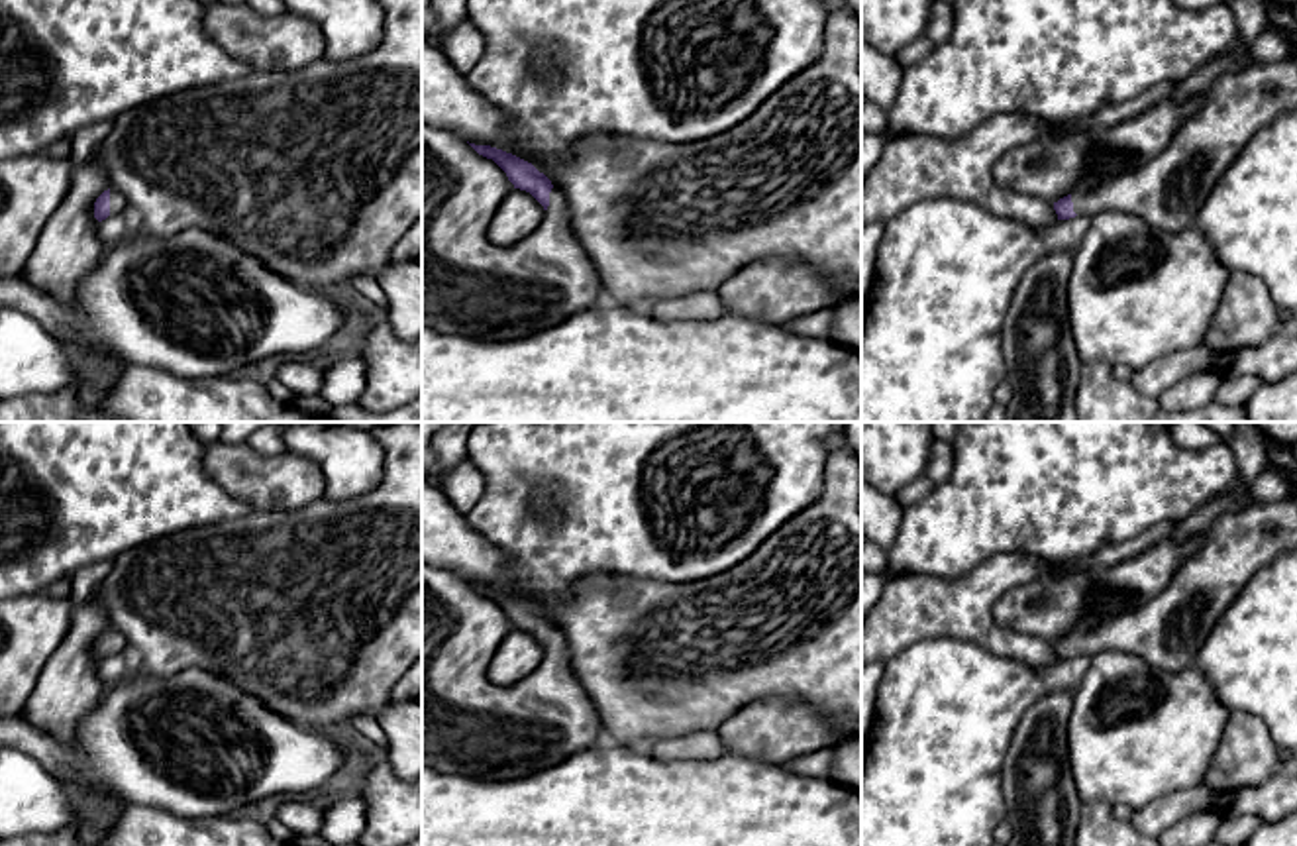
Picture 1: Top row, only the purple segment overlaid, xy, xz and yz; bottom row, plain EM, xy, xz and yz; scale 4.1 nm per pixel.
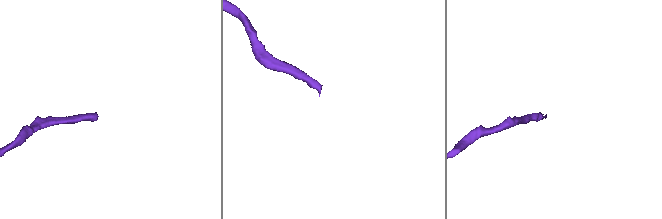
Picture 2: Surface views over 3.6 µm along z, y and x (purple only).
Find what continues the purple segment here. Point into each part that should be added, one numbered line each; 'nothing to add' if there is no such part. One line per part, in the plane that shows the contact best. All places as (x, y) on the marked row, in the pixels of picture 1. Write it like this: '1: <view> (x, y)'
1: xz (473, 289)

